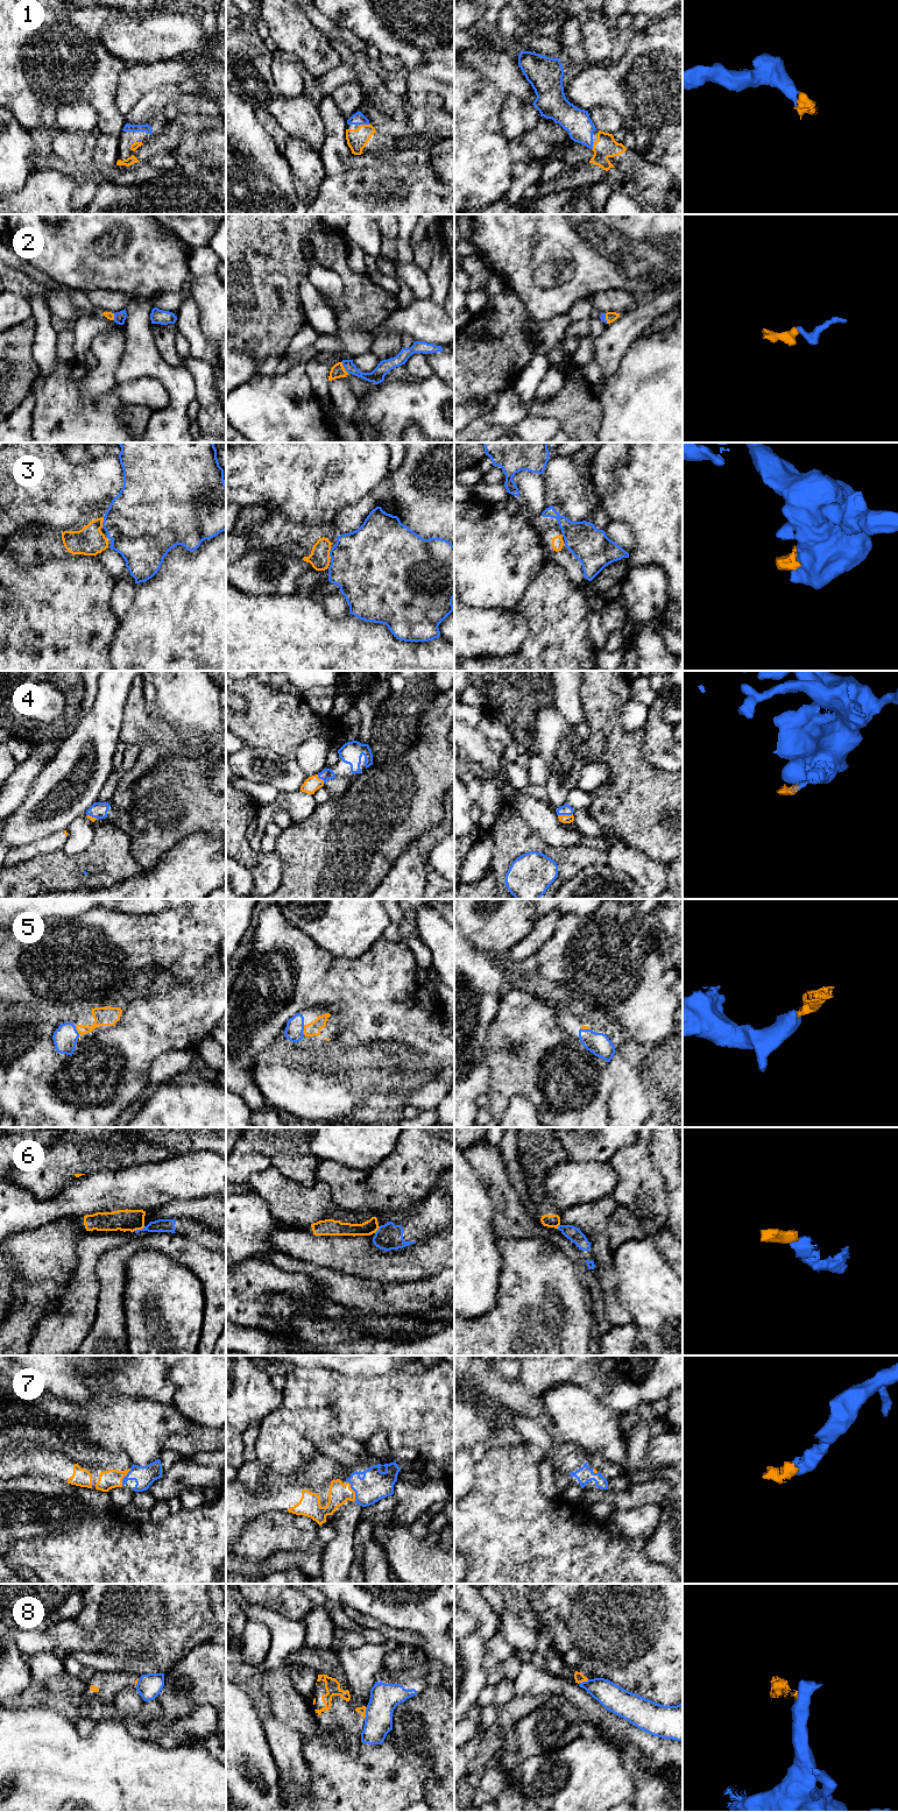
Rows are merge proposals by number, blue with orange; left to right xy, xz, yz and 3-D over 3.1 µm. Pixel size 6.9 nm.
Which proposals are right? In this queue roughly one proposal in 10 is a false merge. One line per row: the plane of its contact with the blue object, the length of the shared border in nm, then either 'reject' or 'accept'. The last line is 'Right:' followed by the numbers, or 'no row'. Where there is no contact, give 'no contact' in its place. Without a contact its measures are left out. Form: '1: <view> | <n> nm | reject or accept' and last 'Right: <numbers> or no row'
1: xz | 80 nm | accept
2: xz | 100 nm | accept
3: xy | 70 nm | accept
4: yz | 110 nm | accept
5: xy | 90 nm | accept
6: xy | 80 nm | reject
7: xz | 150 nm | accept
8: yz | 80 nm | reject
Right: 1, 2, 3, 4, 5, 7

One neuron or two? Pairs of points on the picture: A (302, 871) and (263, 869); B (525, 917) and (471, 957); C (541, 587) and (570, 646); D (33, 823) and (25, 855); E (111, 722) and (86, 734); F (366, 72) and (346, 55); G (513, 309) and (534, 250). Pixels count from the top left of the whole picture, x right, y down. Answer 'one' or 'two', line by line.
A: two
B: two
C: one
D: two
E: one
F: one
G: two

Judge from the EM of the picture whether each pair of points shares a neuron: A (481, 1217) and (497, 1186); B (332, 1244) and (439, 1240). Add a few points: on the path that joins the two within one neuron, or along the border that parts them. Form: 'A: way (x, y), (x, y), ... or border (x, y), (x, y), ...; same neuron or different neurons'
A: border (478, 1175), (493, 1205), (493, 1226); different neurons
B: way (359, 1257), (365, 1260), (412, 1260); same neuron

